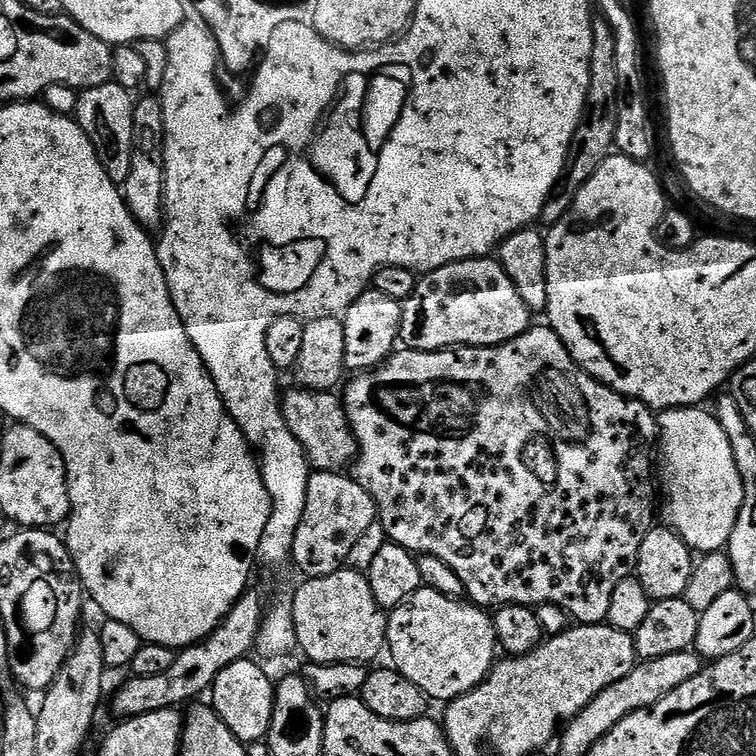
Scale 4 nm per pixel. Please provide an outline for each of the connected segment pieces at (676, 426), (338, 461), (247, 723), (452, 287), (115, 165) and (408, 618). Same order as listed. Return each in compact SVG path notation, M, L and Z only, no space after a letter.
M700 406L670 408L658 416L658 484L662 489L663 523L677 532L696 554L727 549L744 497L742 478L738 466L734 466L734 450L730 450L730 438L726 438L726 430L722 430L715 415L704 410Z
M292 386L282 396L284 417L290 426L290 434L298 438L302 450L308 456L309 465L317 472L344 472L355 461L356 439L344 409L344 401L335 391L312 392L308 388Z
M252 658L235 660L214 678L210 689L210 707L226 722L226 727L234 738L238 738L245 746L261 743L270 730L270 718L274 714L274 698L276 684L266 678L259 663Z
M477 258L475 260L463 260L462 262L454 262L442 266L433 272L425 272L416 281L416 289L414 294L410 294L410 298L406 298L402 302L400 310L400 340L405 349L413 352L442 352L454 348L493 348L499 344L510 344L514 338L518 338L527 332L530 327L530 313L526 302L522 302L522 294L518 294L518 290L514 286L514 282L510 282L510 278L506 274L506 270L500 265L499 259L496 258Z
M109 82L102 86L85 88L80 92L76 107L75 121L80 129L90 138L102 170L110 174L117 186L123 186L130 171L131 142L133 141L134 96L120 84Z
M423 586L405 604L391 609L388 616L386 652L387 655L392 655L391 667L397 668L402 675L410 678L410 682L414 682L414 686L426 693L432 702L457 700L462 694L474 690L487 678L492 665L498 660L492 616L483 607Z

